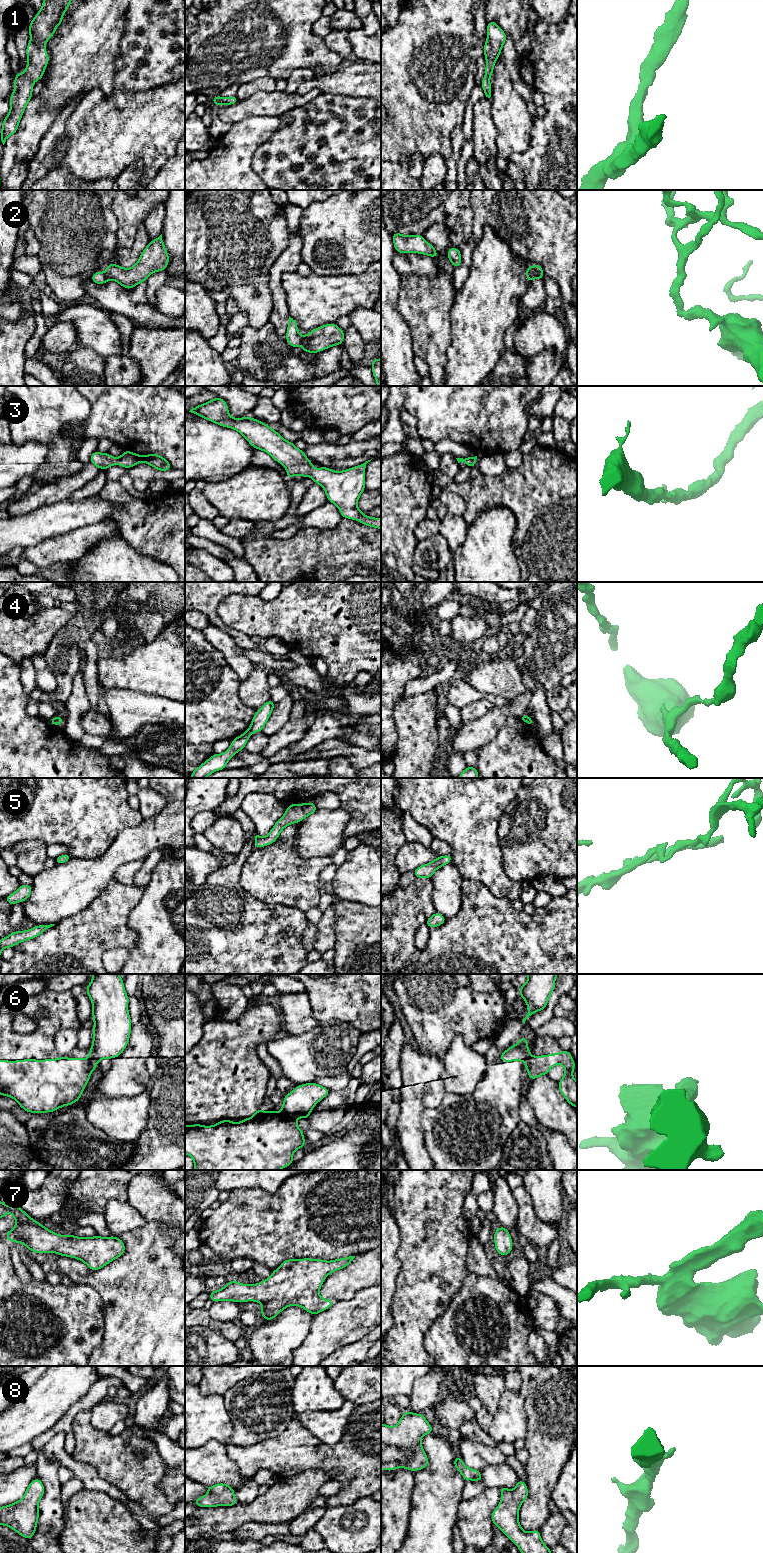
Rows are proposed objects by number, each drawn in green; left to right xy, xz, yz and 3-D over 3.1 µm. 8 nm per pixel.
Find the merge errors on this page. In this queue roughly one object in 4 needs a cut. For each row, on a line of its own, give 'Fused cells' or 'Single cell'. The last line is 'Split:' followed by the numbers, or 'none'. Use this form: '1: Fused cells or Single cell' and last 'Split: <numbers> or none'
1: Single cell
2: Single cell
3: Single cell
4: Fused cells
5: Single cell
6: Fused cells
7: Single cell
8: Single cell
Split: 4, 6

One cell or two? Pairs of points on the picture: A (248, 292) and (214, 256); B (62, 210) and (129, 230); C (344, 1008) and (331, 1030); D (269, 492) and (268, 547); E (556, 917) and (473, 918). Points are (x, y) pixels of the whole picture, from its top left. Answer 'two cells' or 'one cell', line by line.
A: one cell
B: two cells
C: two cells
D: two cells
E: one cell

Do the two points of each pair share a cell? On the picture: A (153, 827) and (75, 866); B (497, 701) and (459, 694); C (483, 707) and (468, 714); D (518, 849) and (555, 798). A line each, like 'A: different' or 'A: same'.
A: same
B: same
C: same
D: same

